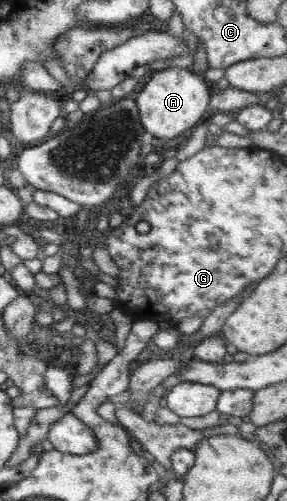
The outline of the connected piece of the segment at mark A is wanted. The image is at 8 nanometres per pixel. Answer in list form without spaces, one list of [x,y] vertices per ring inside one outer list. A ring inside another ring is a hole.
[[[159,65],[149,75],[149,80],[143,84],[143,90],[135,98],[143,128],[154,137],[165,141],[183,134],[186,129],[197,124],[197,120],[203,118],[205,110],[209,108],[208,85],[209,82],[196,75],[194,70]]]

